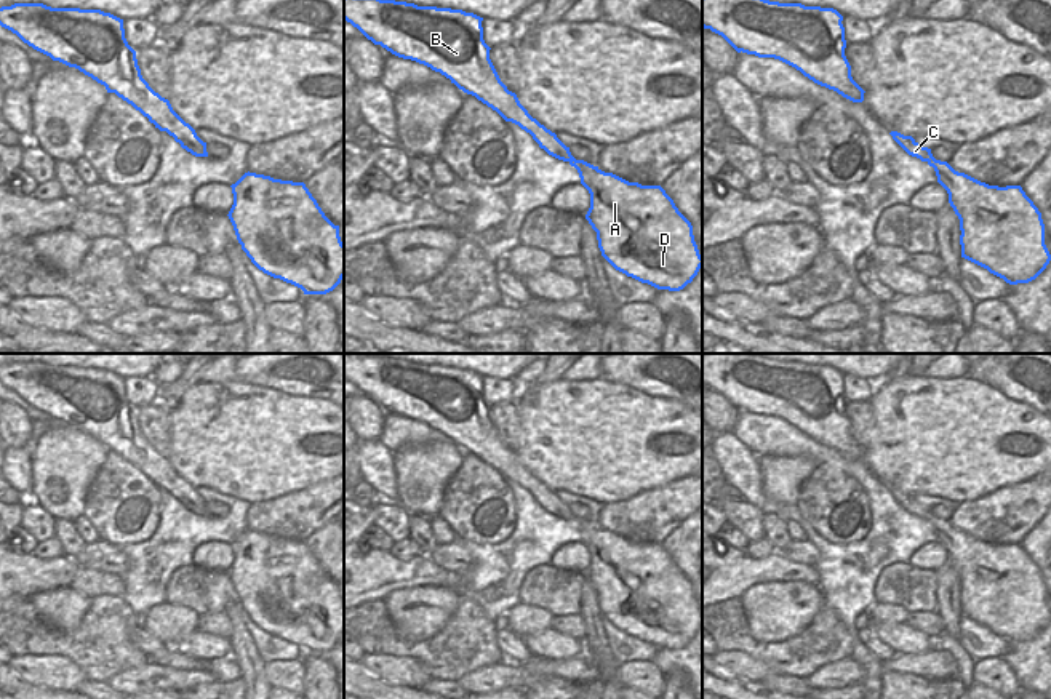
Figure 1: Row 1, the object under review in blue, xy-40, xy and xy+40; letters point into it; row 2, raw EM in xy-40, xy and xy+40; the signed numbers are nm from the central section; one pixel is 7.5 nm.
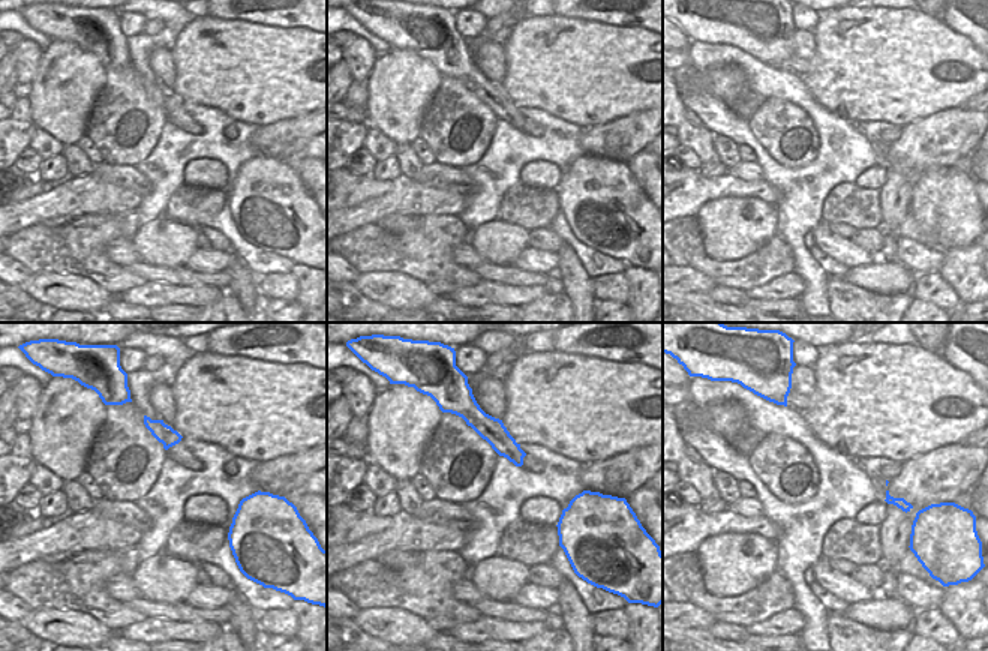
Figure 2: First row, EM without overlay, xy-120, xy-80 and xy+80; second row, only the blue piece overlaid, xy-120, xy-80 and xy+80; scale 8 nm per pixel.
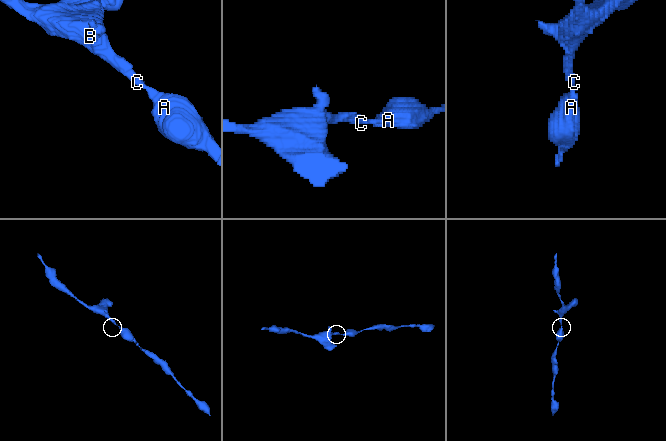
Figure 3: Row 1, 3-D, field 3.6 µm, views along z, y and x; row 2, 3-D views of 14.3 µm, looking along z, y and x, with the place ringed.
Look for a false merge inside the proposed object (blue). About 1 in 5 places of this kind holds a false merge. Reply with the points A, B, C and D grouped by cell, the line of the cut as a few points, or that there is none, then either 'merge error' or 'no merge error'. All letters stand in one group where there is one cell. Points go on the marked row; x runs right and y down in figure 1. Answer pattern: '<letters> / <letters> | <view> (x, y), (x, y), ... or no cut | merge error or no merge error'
A B C D | no cut | no merge error

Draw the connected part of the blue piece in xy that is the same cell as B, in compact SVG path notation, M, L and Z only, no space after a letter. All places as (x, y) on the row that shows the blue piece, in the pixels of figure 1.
M344 0L344 19L374 45L440 72L529 133L549 155L574 166L590 194L585 219L597 232L601 256L616 270L669 291L683 290L697 275L702 256L693 226L673 200L661 186L629 182L576 160L501 82L483 40L483 18L395 0Z

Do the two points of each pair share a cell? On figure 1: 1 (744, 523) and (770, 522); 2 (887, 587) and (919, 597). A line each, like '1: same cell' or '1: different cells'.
1: different cells
2: same cell

